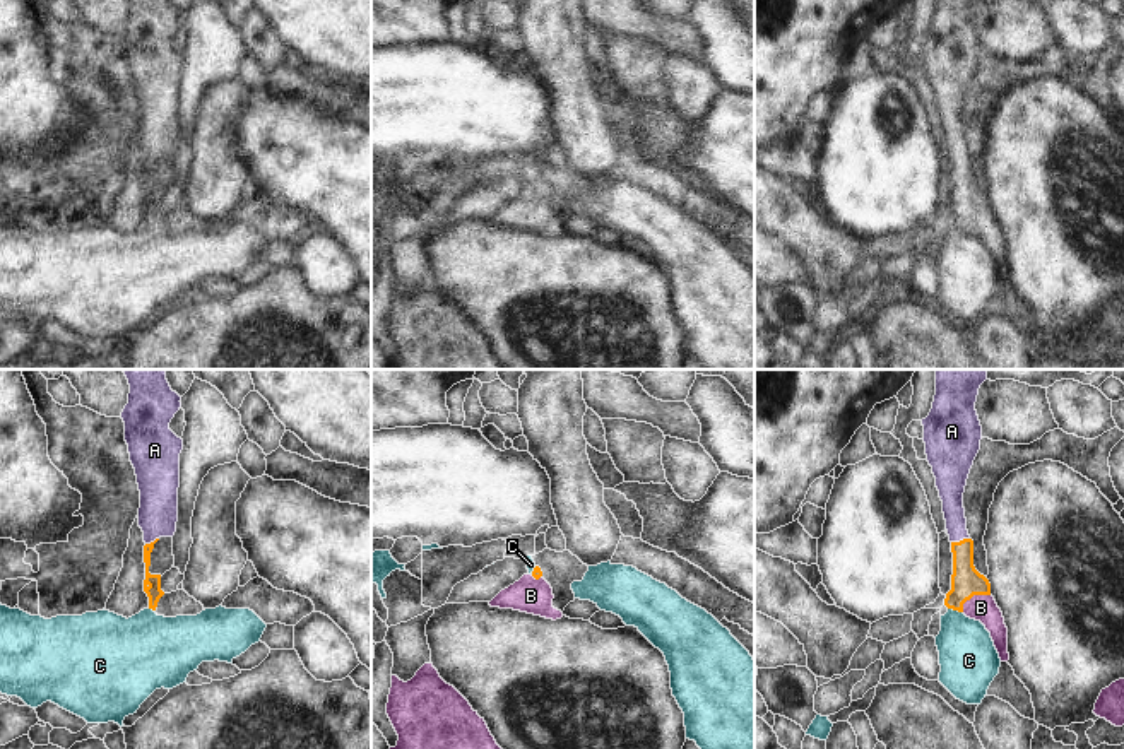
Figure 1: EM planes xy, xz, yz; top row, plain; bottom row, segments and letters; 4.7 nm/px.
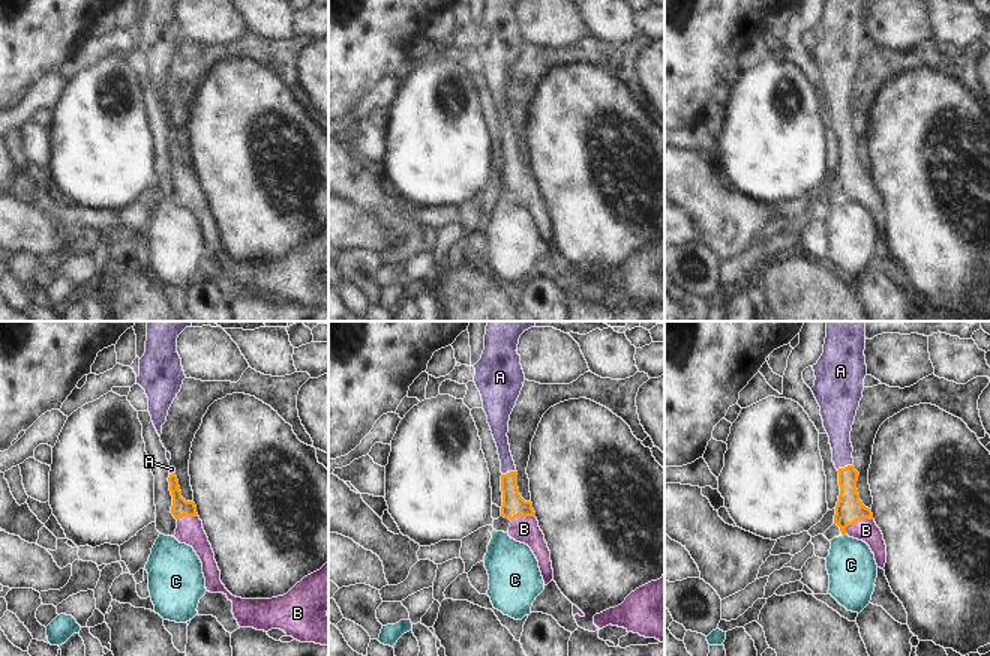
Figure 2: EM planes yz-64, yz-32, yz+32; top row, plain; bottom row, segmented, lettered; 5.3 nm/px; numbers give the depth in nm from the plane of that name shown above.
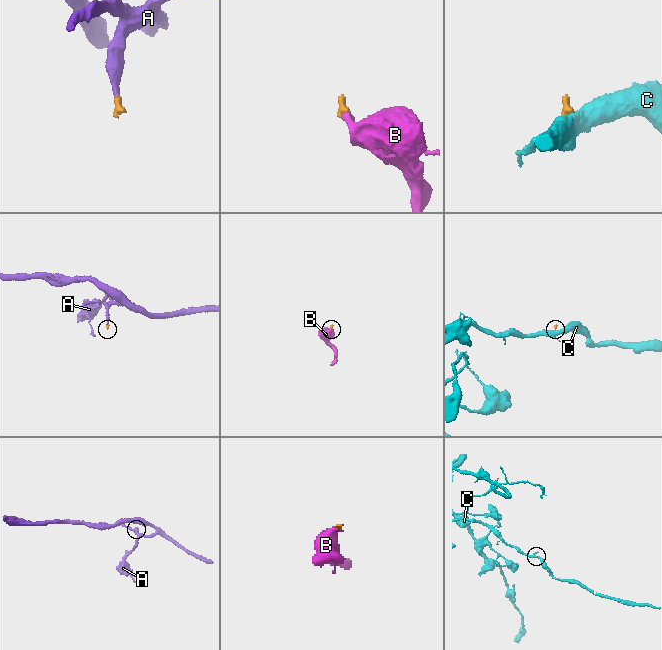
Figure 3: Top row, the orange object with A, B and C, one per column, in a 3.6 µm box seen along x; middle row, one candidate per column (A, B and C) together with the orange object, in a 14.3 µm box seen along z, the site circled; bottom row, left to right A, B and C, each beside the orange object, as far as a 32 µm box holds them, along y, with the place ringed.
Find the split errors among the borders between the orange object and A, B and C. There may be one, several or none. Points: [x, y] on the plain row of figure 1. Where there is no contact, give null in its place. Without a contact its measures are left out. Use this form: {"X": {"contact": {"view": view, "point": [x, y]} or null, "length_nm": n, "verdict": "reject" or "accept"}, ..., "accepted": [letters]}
{"A": {"contact": {"view": "yz", "point": [960, 158]}, "length_nm": 90, "verdict": "accept"}, "B": {"contact": {"view": "yz", "point": [972, 212]}, "length_nm": 160, "verdict": "accept"}, "C": {"contact": {"view": "yz", "point": [955, 226]}, "length_nm": 80, "verdict": "reject"}, "accepted": ["A", "B"]}

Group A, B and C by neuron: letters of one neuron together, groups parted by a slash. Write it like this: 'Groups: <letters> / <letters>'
Groups: A B / C.

